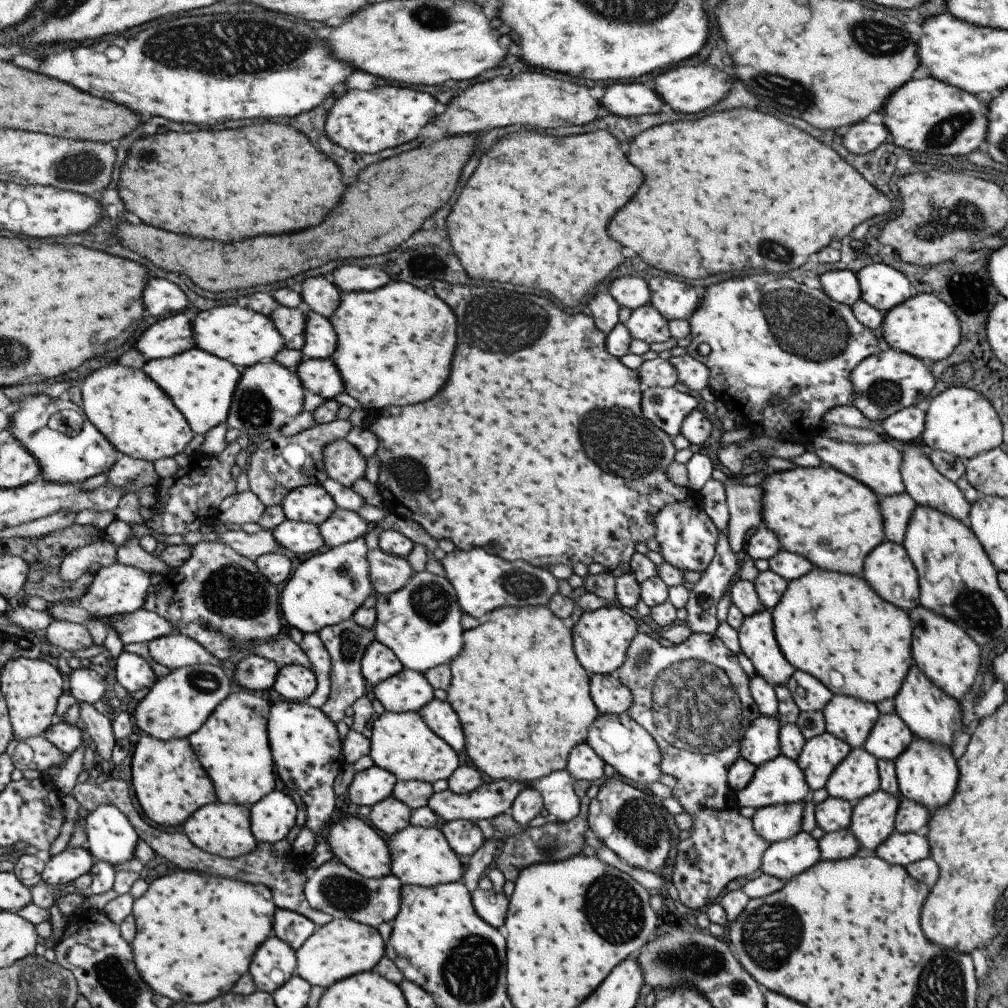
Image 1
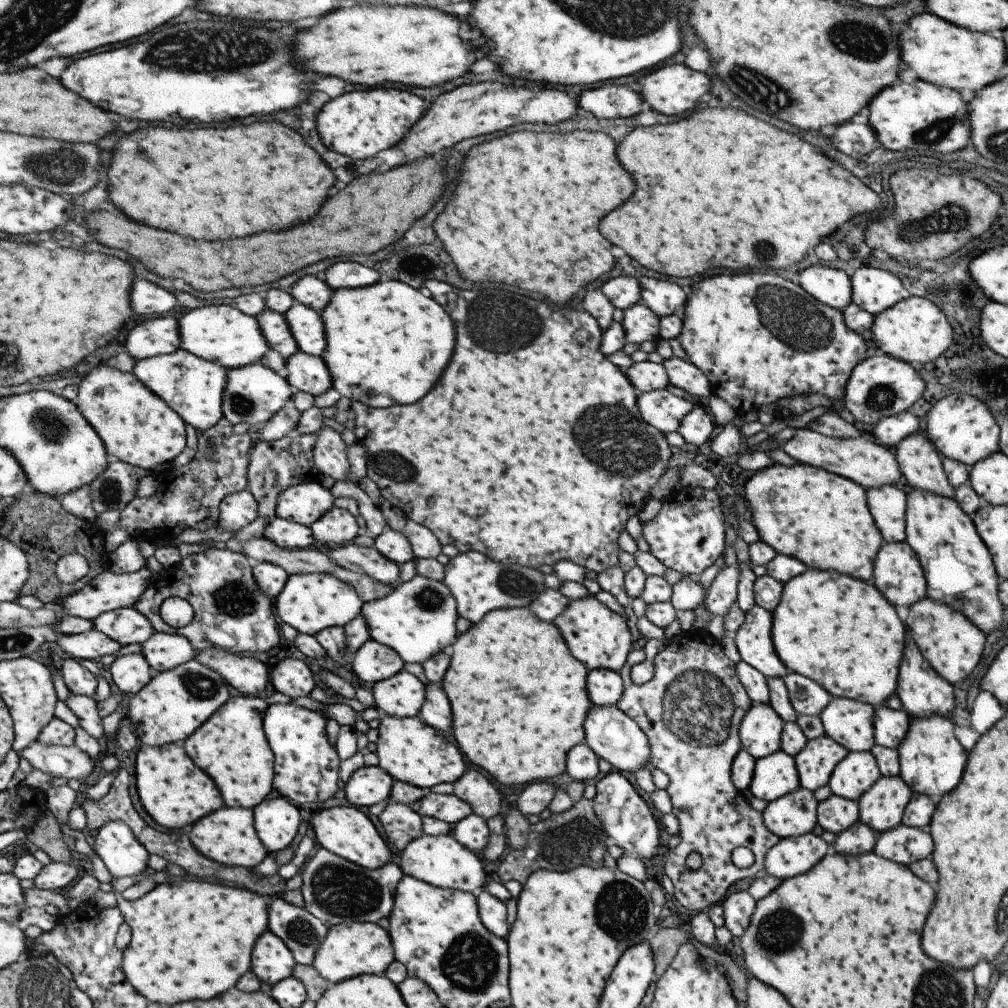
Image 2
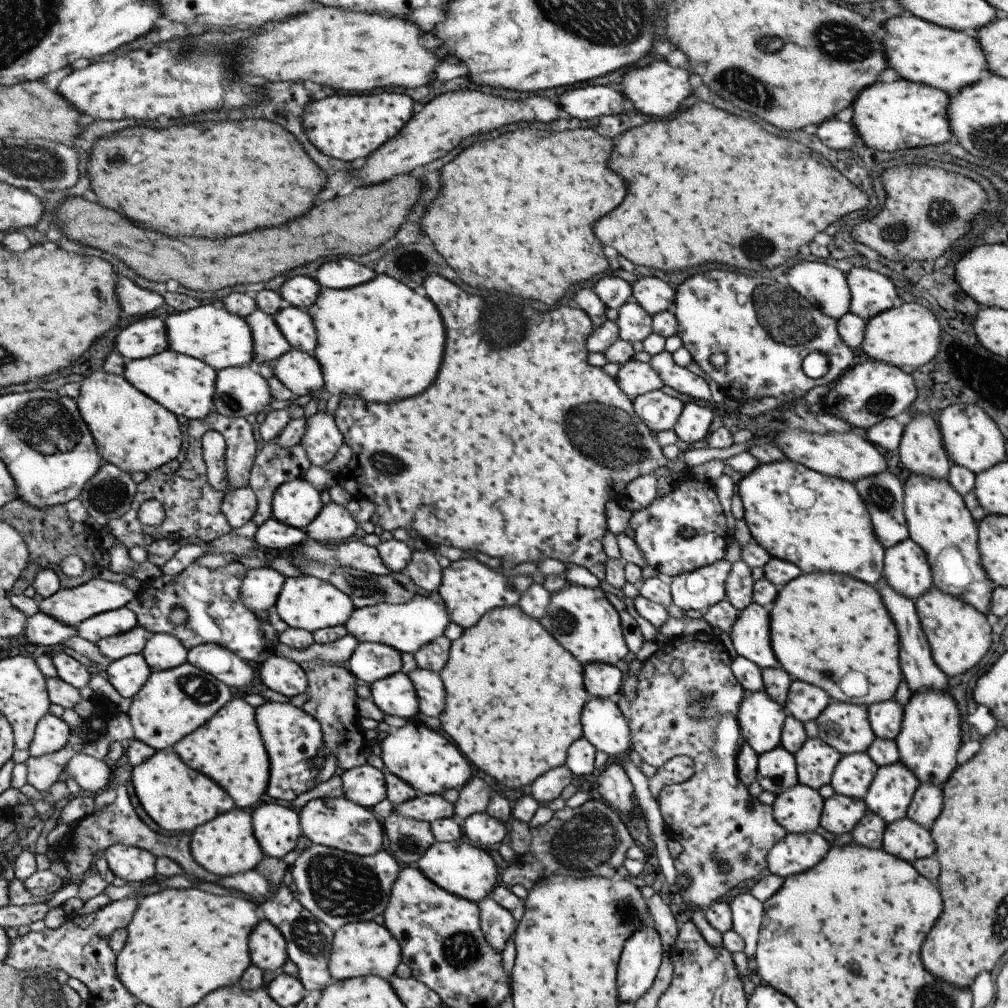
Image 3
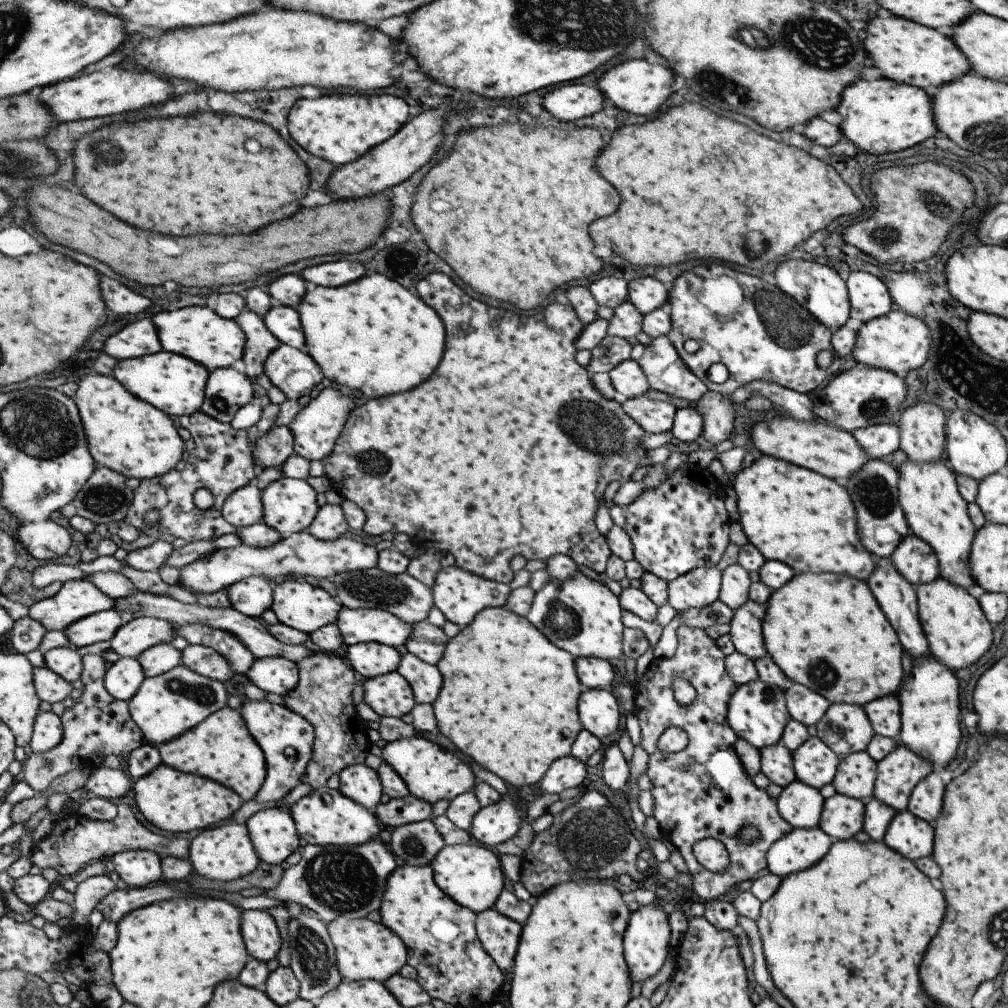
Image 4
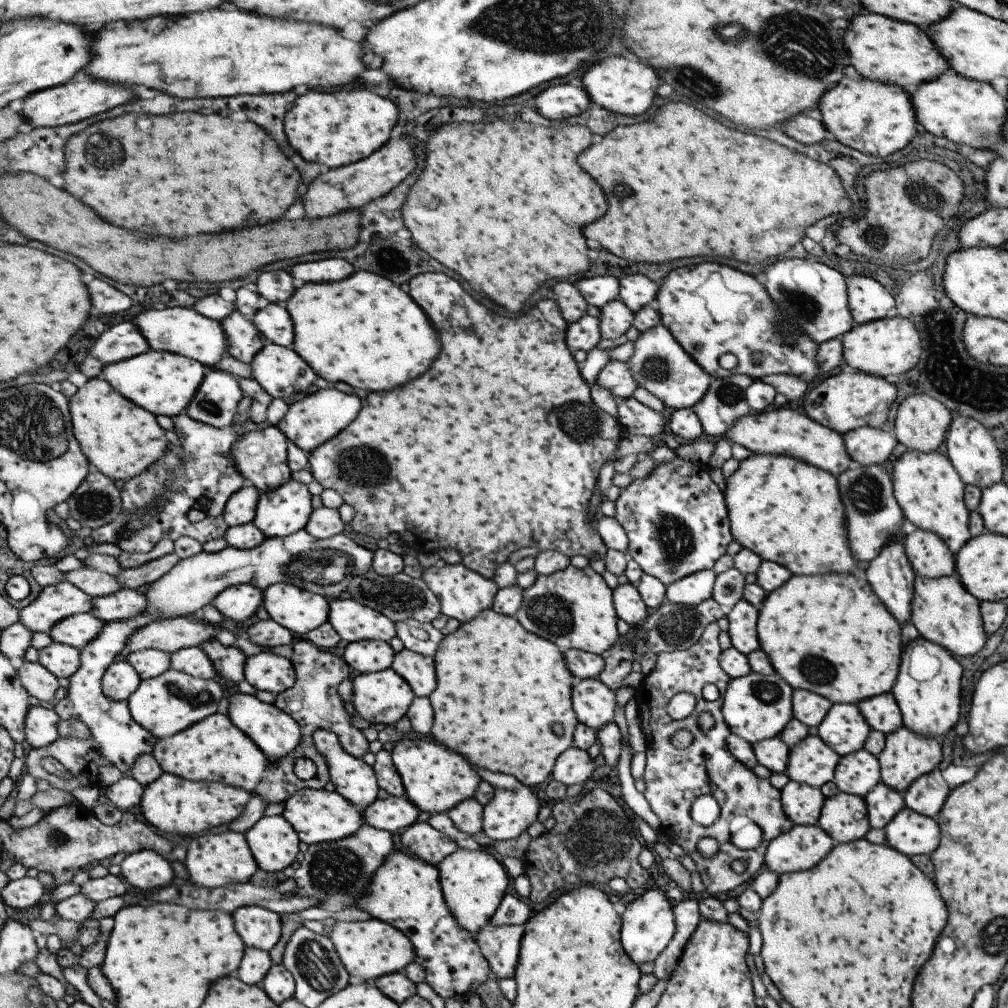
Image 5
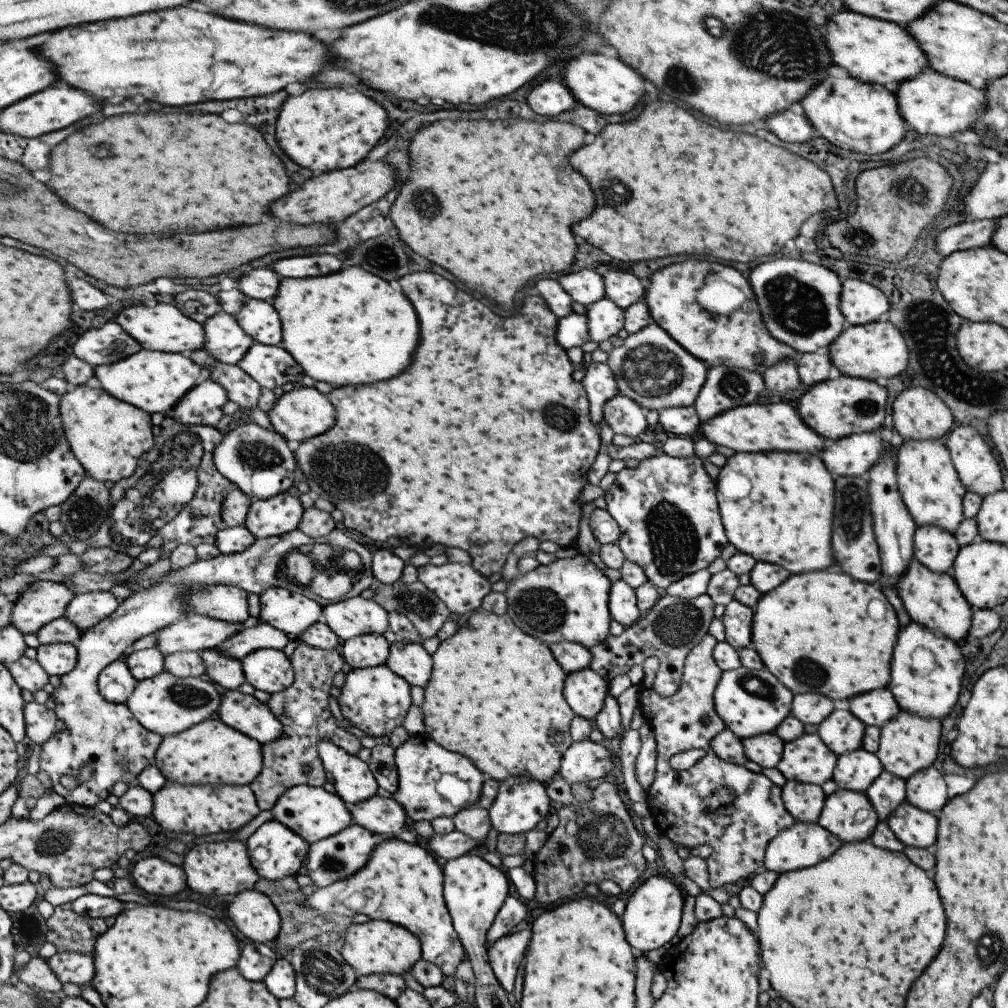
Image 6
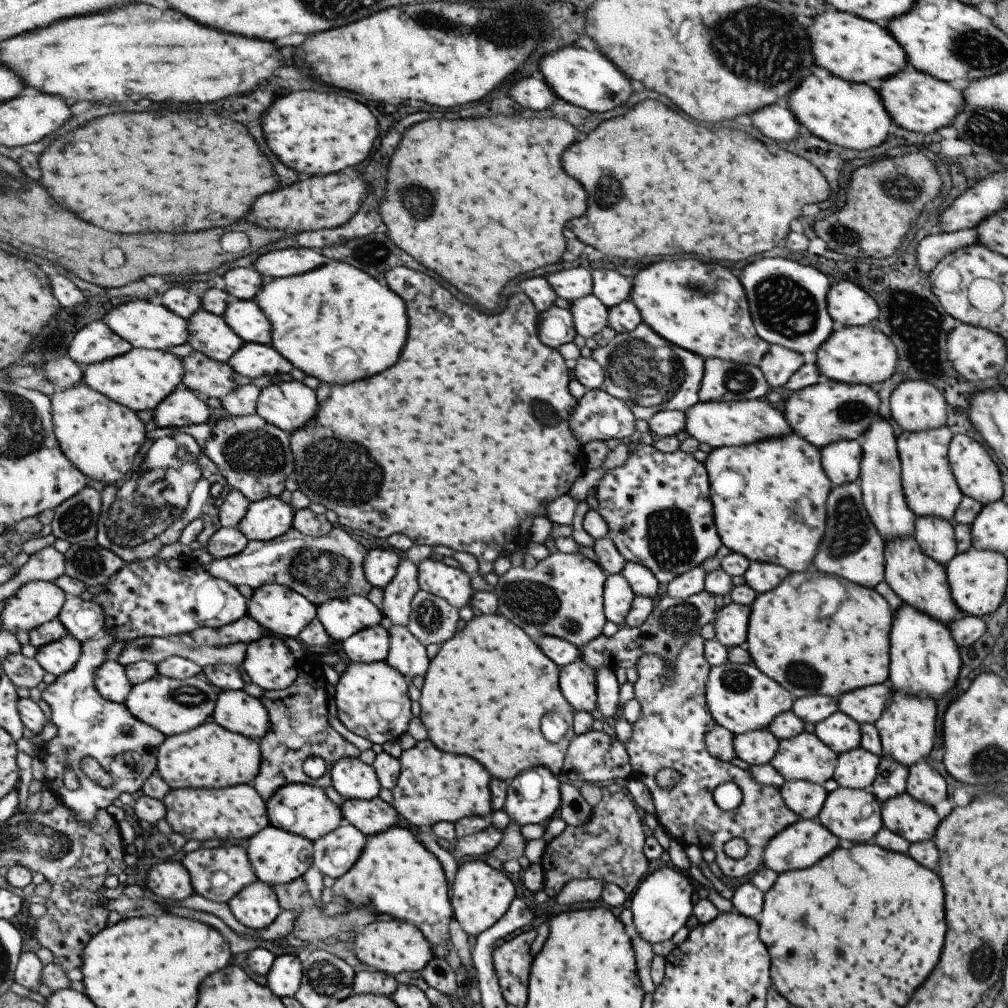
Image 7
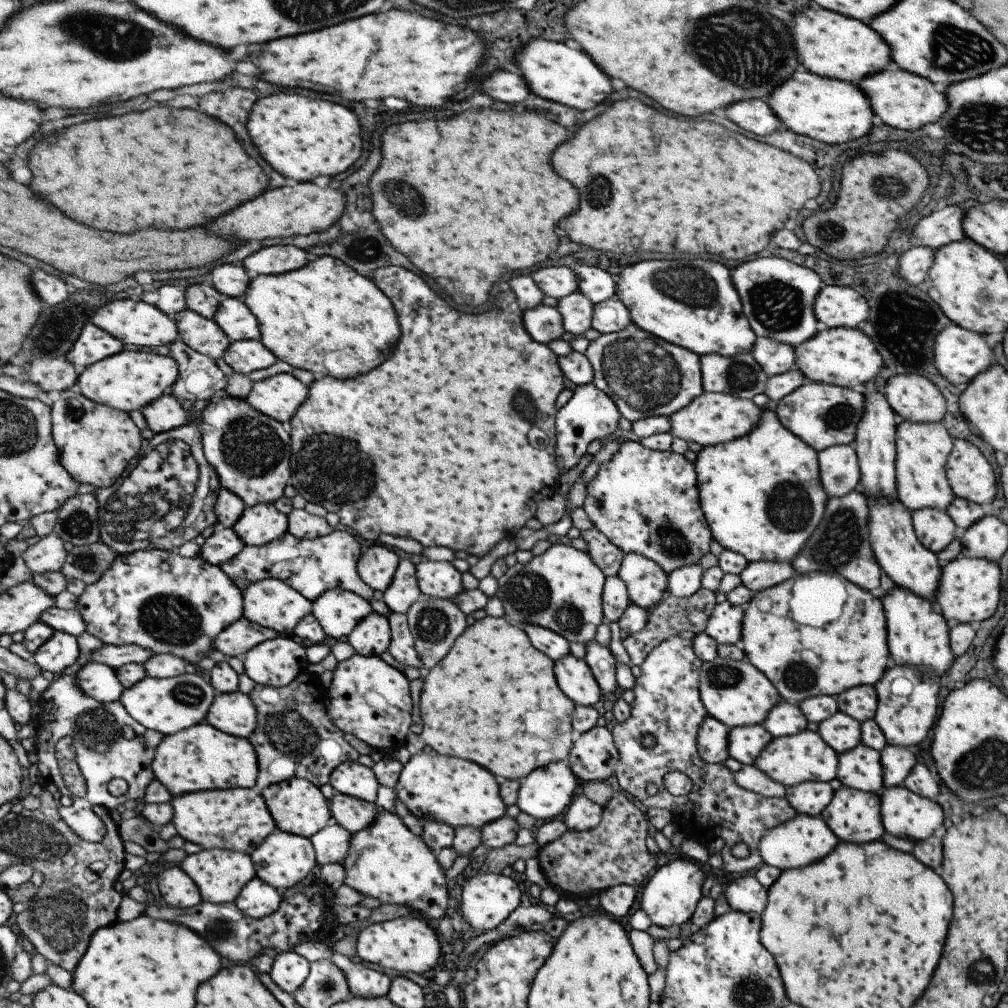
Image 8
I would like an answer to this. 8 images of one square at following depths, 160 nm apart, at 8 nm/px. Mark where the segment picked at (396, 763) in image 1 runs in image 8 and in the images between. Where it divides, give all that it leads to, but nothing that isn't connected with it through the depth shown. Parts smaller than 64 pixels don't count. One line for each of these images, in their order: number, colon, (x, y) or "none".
2: (409, 750)
3: (426, 760)
4: (430, 772)
5: (434, 778)
6: (433, 782)
7: (432, 786)
8: (449, 790)

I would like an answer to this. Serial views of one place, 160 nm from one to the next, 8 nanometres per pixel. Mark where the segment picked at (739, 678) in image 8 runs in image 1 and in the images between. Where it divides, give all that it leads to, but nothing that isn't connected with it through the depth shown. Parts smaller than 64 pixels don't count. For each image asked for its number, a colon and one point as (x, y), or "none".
1: (759, 743)
2: (760, 729)
3: (760, 719)
4: (756, 711)
5: (755, 707)
6: (749, 702)
7: (739, 697)

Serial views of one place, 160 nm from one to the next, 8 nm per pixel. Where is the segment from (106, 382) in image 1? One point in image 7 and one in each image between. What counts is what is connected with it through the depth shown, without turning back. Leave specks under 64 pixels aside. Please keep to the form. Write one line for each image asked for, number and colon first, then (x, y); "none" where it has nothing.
2: (138, 427)
3: (134, 432)
4: (128, 435)
5: (121, 439)
6: (109, 436)
7: (105, 439)

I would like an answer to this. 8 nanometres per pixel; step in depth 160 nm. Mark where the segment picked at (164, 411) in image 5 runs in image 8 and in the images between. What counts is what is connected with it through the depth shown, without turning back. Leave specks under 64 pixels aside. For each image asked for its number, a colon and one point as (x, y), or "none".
6: (155, 381)
7: (142, 379)
8: (135, 378)

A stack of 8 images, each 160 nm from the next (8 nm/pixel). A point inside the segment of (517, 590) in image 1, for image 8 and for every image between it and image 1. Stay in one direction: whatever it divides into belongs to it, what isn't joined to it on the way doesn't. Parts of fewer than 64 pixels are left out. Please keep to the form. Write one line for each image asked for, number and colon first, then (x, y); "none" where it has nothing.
2: (478, 585)
3: (467, 589)
4: (459, 595)
5: (462, 593)
6: (460, 587)
7: (452, 584)
8: (439, 579)

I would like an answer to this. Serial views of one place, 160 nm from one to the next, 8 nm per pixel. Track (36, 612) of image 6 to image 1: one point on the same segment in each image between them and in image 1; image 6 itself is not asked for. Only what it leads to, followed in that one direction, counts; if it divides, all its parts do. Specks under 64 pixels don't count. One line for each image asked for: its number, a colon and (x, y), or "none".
1: (118, 589)
2: (109, 591)
3: (72, 606)
4: (76, 599)
5: (57, 602)

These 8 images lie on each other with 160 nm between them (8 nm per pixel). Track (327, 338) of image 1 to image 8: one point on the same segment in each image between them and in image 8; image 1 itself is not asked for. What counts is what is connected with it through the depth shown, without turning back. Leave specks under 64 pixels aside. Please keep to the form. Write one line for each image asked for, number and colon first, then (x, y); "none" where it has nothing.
2: (309, 329)
3: (298, 326)
4: (285, 322)
5: (275, 322)
6: (260, 319)
7: (245, 317)
8: (234, 316)

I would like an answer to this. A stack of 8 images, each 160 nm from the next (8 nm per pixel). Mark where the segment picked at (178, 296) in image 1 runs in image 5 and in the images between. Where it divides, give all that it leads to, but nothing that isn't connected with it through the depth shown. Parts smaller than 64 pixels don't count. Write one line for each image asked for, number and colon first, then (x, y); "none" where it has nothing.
2: (148, 299)
3: (135, 300)
4: (122, 300)
5: (106, 298)

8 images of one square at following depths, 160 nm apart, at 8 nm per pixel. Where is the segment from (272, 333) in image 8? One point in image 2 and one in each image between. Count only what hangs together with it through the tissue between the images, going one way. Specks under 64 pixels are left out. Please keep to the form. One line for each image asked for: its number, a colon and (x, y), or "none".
2: (388, 343)
3: (379, 340)
4: (372, 335)
5: (364, 331)
6: (350, 327)
7: (335, 323)

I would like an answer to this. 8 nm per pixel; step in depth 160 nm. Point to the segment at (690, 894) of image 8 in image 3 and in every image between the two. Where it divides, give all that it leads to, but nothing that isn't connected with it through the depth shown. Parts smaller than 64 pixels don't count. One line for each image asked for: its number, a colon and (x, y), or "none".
3: (640, 956)
4: (645, 941)
5: (647, 924)
6: (652, 913)
7: (662, 902)

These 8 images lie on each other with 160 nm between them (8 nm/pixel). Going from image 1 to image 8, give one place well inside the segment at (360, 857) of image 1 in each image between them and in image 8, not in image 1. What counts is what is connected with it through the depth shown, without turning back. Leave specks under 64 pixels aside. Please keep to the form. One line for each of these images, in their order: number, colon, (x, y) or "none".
2: (346, 831)
3: (340, 823)
4: (326, 816)
5: (321, 816)
6: (315, 814)
7: (304, 809)
8: (299, 807)

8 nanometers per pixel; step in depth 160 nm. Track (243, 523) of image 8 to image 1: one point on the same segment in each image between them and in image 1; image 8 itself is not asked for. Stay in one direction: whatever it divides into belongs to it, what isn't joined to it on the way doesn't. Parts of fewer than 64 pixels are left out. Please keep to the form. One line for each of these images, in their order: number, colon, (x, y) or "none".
1: (313, 503)
2: (305, 503)
3: (297, 503)
4: (290, 505)
5: (287, 510)
6: (282, 514)
7: (269, 518)

